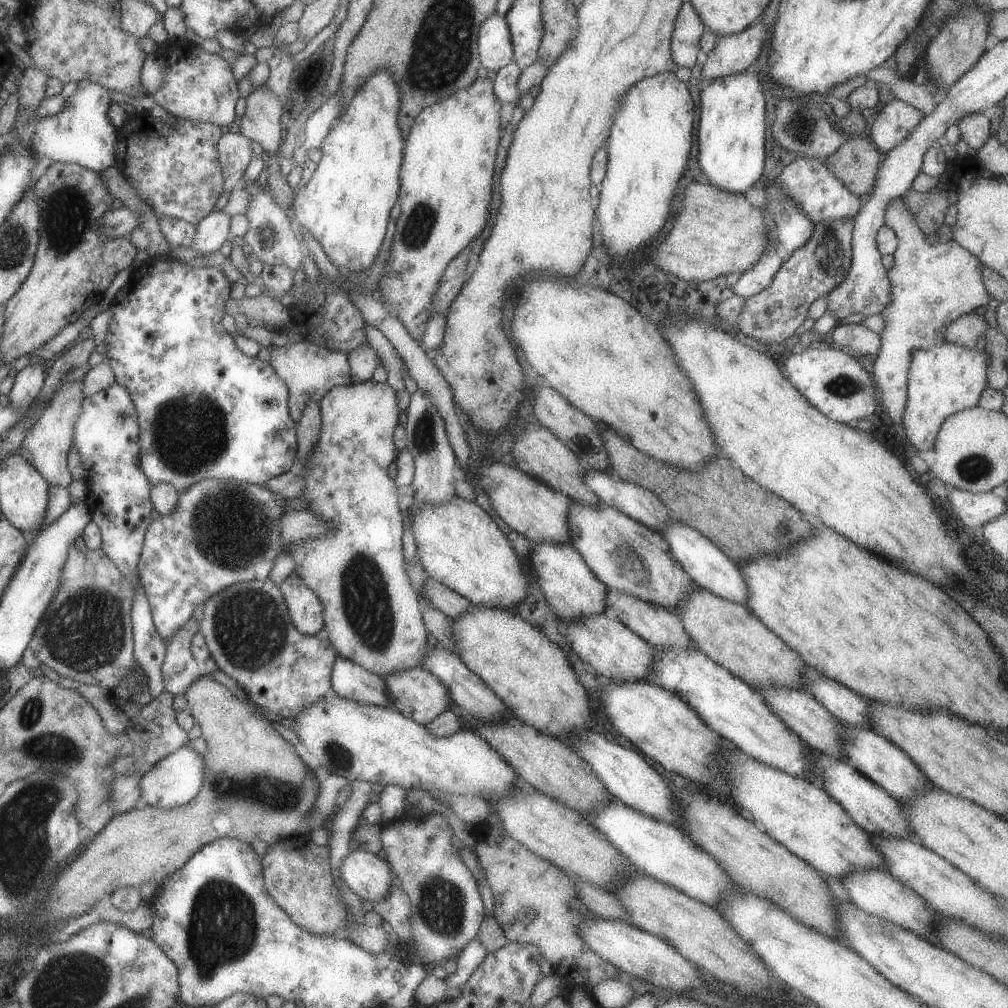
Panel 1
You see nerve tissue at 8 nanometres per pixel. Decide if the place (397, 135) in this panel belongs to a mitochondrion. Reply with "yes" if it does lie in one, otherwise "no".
no

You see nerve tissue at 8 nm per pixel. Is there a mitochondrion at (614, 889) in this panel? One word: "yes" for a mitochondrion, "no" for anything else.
no

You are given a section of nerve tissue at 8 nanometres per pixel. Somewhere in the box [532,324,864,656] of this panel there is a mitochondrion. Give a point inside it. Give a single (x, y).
(846, 387)

